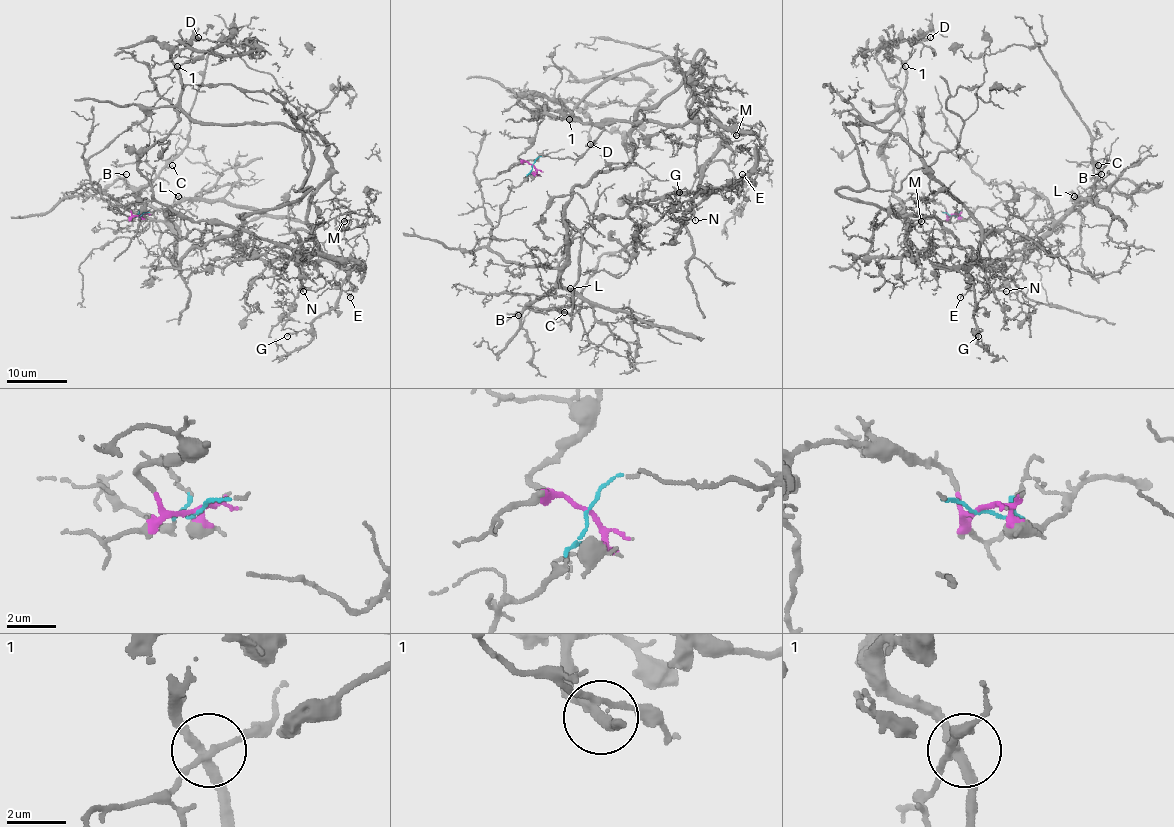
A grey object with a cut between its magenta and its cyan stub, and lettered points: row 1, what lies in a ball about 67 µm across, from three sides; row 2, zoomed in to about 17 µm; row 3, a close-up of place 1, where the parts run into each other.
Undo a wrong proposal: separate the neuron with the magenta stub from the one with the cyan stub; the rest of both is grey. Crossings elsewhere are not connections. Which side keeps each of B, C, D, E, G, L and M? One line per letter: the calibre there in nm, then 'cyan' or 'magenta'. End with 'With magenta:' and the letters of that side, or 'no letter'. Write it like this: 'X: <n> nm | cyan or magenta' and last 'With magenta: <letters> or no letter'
B: 120 nm | cyan
C: 110 nm | cyan
D: 160 nm | cyan
E: 140 nm | magenta
G: 120 nm | magenta
L: 130 nm | cyan
M: 120 nm | magenta
With magenta: E, G, M

